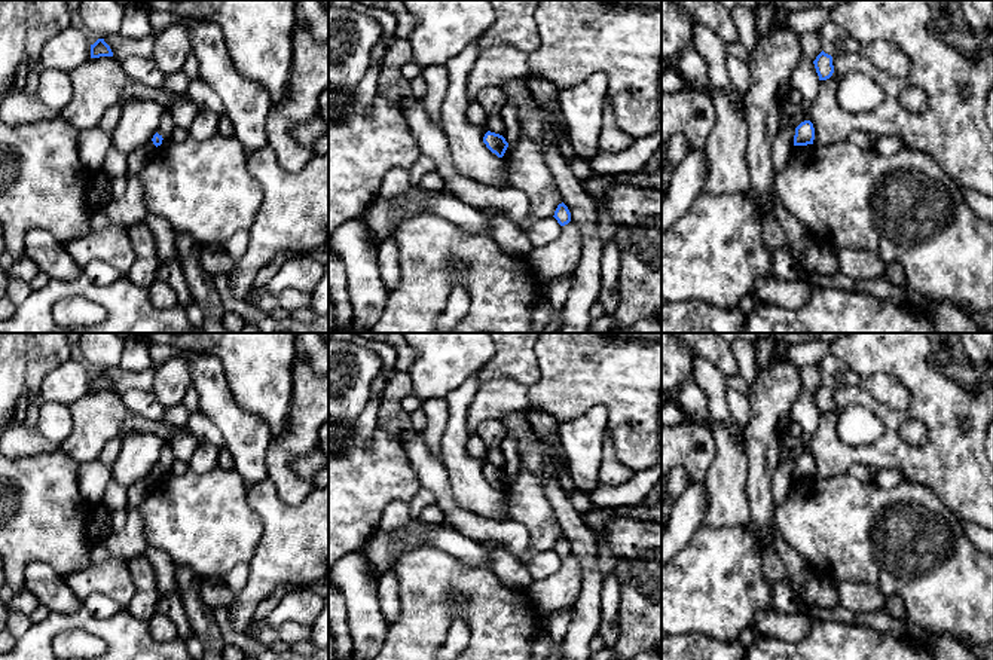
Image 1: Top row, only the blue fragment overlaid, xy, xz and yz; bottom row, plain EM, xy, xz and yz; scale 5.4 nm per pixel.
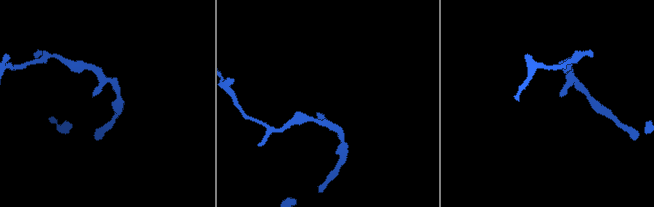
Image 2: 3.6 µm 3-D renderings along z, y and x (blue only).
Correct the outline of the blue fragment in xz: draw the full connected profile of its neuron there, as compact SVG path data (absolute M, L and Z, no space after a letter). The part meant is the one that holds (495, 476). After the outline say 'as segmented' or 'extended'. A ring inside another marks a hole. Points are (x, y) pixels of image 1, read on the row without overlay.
M488 464L485 467L483 476L498 491L502 491L505 483L507 483L507 480L508 480L508 476L505 474L505 471L502 468L491 465L491 464Z; as segmented

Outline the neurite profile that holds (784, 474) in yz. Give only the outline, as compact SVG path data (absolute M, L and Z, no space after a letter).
M804 446L798 447L798 450L795 452L795 456L792 459L780 459L780 462L773 474L773 482L772 482L772 488L770 488L774 507L780 505L786 499L788 489L794 479L795 461L801 455L804 455Z

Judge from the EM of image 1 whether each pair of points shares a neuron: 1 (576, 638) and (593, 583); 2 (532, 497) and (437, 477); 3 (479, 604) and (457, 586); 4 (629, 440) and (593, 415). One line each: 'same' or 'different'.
1: same
2: different
3: same
4: different

